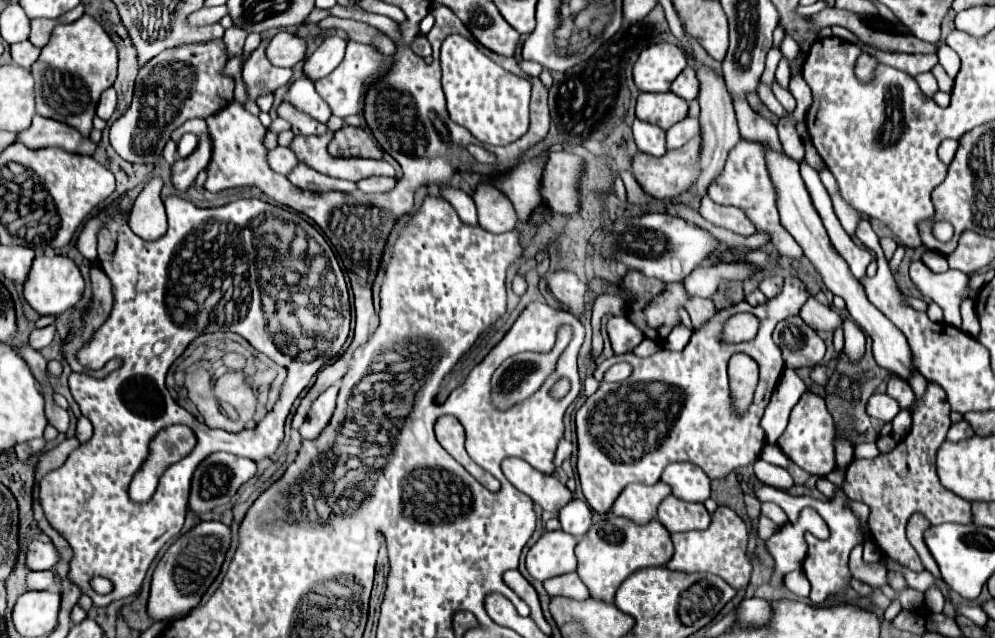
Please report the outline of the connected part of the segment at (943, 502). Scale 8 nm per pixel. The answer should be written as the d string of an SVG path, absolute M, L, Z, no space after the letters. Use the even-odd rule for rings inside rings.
M933 381L927 383L925 395L917 399L911 409L913 425L909 435L905 435L891 453L877 455L875 459L853 459L853 463L847 467L845 483L841 485L843 493L849 499L863 501L865 505L871 507L869 525L879 549L887 557L899 561L901 565L913 571L925 569L921 559L917 557L917 551L909 545L905 535L907 521L913 513L921 513L931 525L941 525L947 521L963 523L963 525L973 523L971 503L947 491L941 485L935 471L935 453L939 445L945 441L947 429L951 425L949 413L951 407L947 403L947 395L941 389L941 385Z

